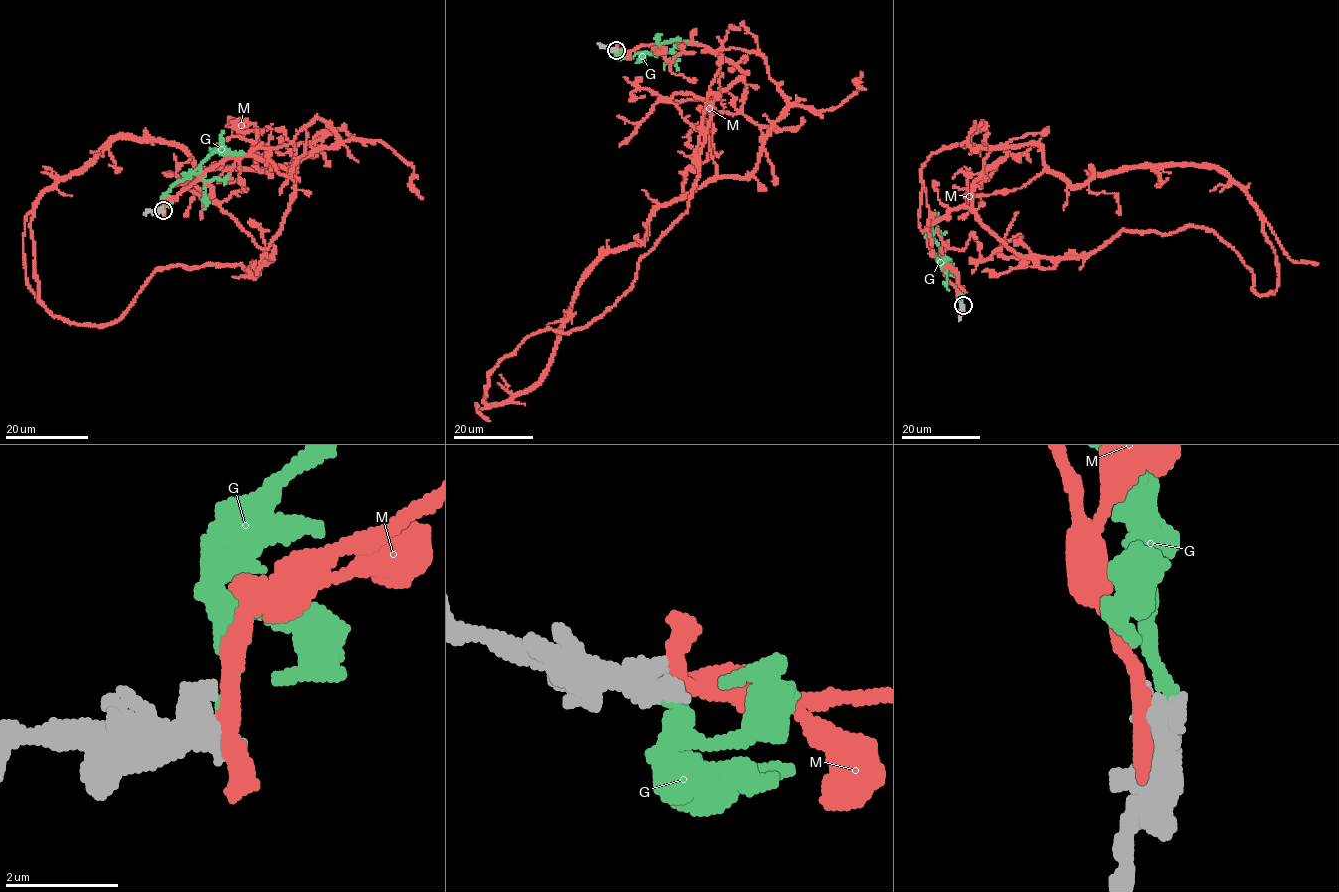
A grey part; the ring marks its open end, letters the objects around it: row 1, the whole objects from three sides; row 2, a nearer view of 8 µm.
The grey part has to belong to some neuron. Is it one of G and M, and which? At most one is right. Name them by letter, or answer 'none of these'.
G

